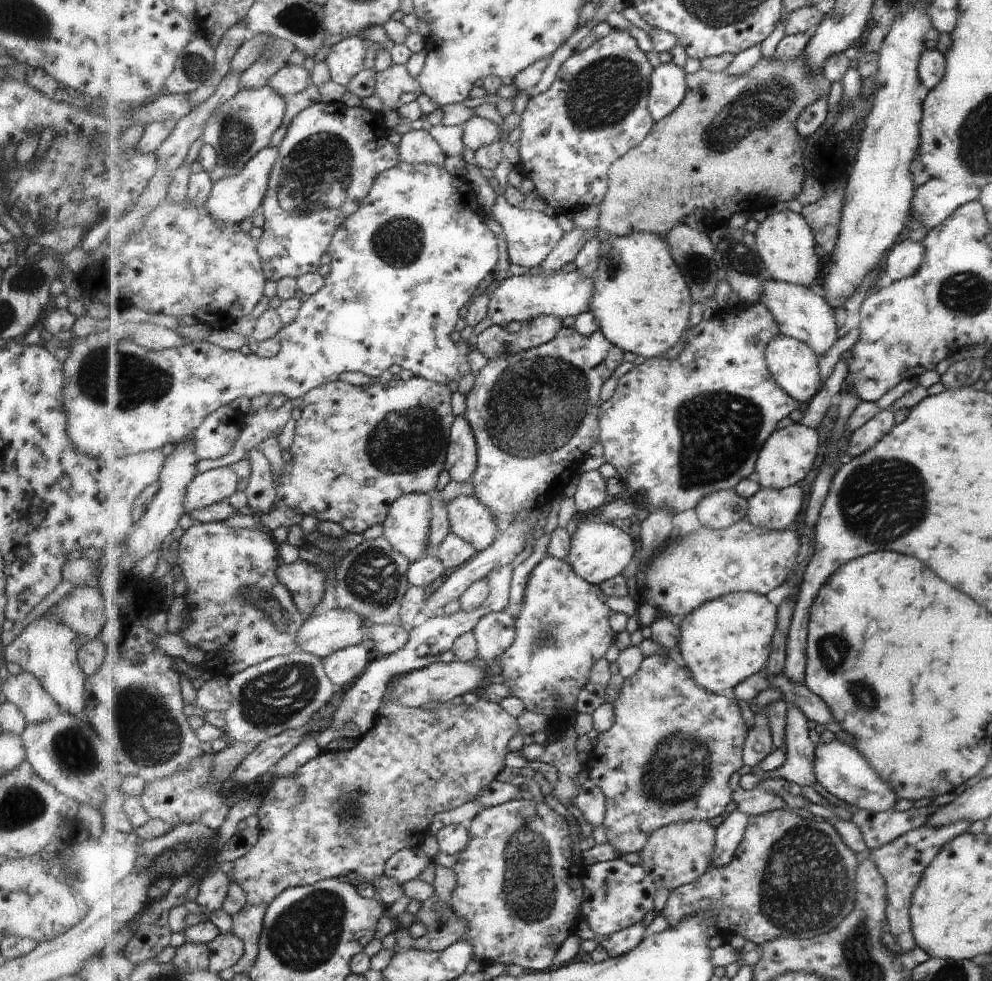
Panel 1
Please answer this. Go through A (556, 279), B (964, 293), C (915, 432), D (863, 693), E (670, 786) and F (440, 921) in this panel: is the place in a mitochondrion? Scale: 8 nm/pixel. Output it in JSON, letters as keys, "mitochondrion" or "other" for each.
{"A":"other","B":"mitochondrion","C":"other","D":"mitochondrion","E":"mitochondrion","F":"mitochondrion"}

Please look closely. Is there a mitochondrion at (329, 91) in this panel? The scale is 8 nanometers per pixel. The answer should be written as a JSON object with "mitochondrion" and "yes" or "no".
{"mitochondrion":"no"}

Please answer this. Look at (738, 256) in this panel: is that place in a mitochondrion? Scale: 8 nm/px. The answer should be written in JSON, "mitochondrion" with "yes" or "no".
{"mitochondrion":"yes"}

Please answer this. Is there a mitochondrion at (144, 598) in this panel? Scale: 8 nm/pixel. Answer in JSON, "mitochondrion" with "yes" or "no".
{"mitochondrion":"no"}

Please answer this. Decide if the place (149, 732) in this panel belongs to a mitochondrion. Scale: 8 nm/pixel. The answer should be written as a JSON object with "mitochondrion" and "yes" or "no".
{"mitochondrion":"yes"}

